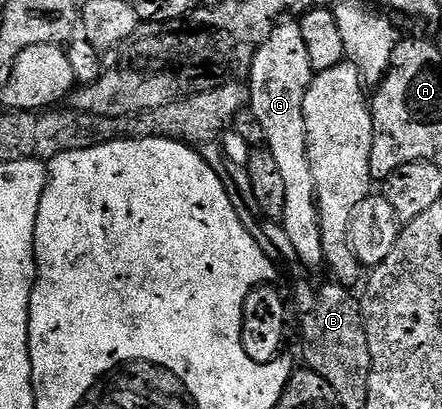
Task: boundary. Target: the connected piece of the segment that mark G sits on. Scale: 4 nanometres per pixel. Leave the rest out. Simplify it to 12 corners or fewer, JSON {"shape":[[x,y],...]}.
{"shape":[[298,22],[260,44],[248,109],[285,185],[280,226],[324,263],[304,96],[316,71]]}

